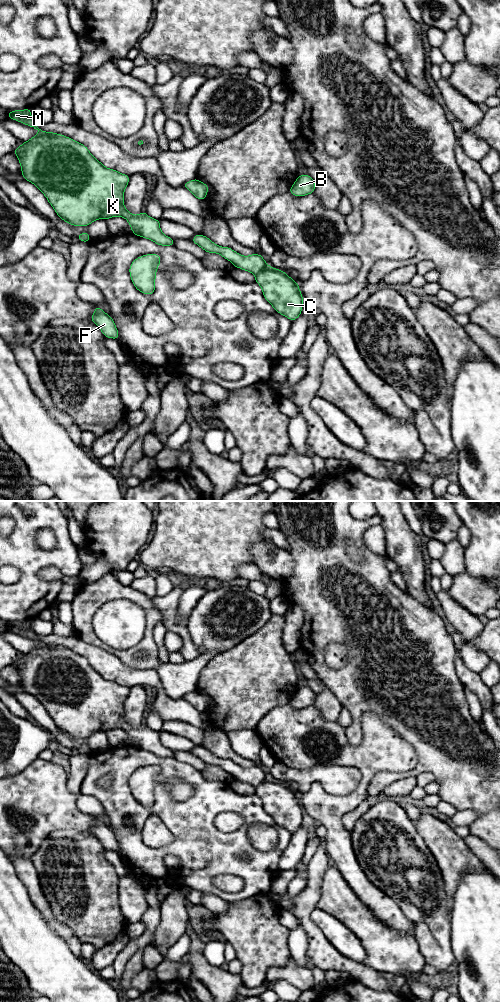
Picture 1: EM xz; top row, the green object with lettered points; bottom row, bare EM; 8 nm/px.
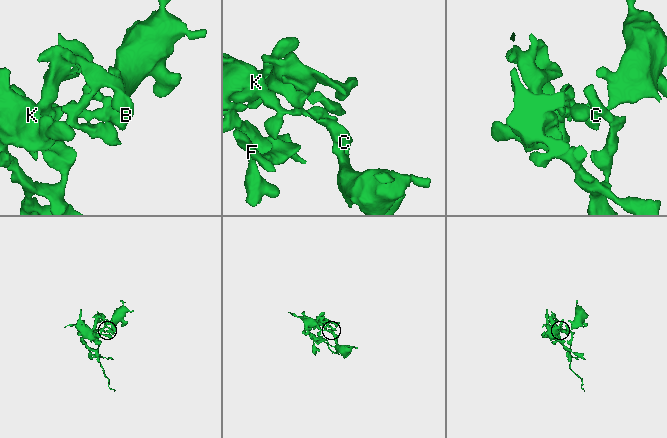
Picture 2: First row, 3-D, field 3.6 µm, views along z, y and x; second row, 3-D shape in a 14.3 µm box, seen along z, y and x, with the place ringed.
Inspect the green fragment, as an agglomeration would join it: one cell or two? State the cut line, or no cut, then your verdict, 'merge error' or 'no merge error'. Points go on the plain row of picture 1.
cut xz (268, 777), (255, 787); merge error

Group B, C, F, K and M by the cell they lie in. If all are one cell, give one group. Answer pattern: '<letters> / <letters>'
B F K M / C

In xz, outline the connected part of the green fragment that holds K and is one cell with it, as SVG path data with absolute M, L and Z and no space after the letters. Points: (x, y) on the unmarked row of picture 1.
M31 619L10 623L7 629L39 644L23 654L13 665L18 669L23 690L33 695L45 707L61 732L71 738L88 738L98 731L123 729L128 733L134 747L149 751L160 758L174 758L175 752L161 743L159 731L149 729L144 722L138 727L132 727L125 720L124 703L130 688L105 679L91 667L85 657L67 648L39 641L32 630Z

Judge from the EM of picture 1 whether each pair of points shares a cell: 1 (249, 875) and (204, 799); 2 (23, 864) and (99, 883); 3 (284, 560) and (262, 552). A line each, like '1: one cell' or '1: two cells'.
1: one cell
2: two cells
3: one cell

